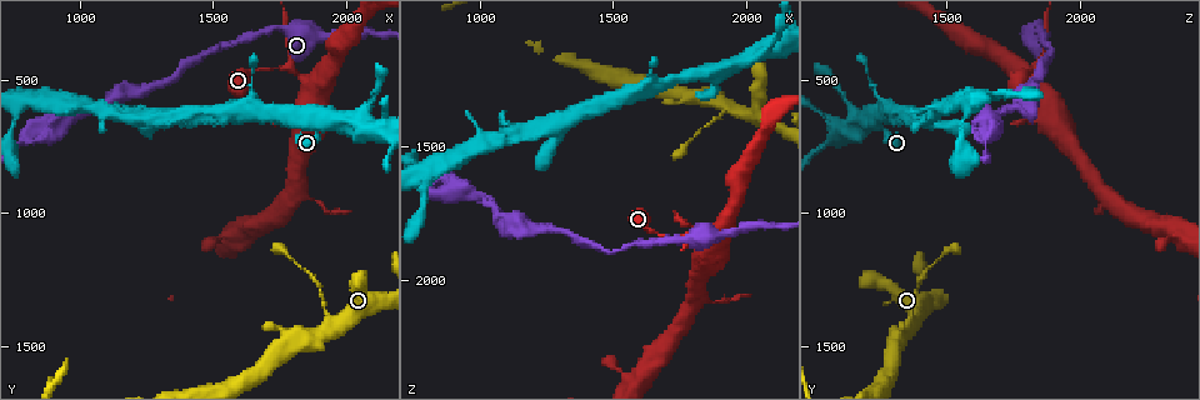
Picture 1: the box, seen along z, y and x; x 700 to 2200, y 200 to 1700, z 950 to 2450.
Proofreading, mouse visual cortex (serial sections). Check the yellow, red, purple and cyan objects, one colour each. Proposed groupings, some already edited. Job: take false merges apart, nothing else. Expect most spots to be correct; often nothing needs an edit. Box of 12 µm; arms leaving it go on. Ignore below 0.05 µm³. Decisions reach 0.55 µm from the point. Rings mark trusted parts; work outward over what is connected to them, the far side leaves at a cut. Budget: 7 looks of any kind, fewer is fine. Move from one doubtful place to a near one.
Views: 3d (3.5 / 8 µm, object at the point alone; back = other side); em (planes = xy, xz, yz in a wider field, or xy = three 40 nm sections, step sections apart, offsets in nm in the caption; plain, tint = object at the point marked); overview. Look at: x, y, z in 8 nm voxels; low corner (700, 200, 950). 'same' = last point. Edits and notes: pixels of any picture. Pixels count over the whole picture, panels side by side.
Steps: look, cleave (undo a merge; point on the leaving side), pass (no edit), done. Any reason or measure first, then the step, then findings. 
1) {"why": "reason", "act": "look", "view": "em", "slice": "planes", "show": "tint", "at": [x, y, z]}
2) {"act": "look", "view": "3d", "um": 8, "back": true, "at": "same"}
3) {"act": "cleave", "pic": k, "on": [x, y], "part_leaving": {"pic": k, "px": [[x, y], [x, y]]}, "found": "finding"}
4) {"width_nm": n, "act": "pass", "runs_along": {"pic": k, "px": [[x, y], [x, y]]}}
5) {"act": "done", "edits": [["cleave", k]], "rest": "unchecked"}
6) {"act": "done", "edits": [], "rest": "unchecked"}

{"why": "arms part here", "act": "look", "view": "3d", "um": 3.5, "at": [1710, 630, 1270]}

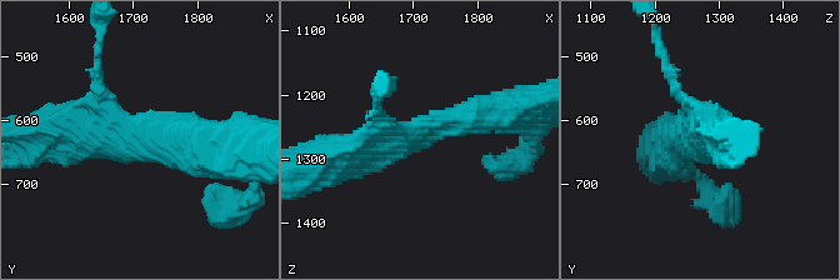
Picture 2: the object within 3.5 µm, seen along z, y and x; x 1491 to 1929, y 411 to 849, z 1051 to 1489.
{"act": "look", "view": "em", "slice": "planes", "show": "tint", "at": [1705, 635, 1265]}

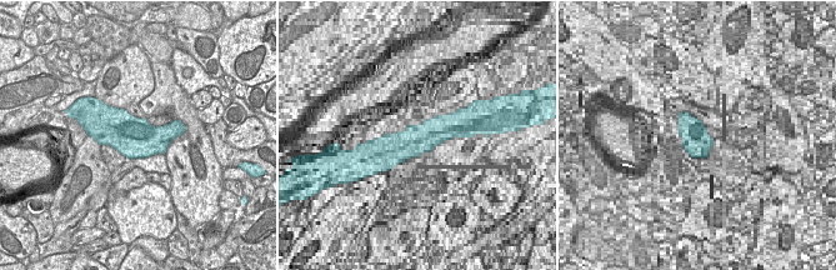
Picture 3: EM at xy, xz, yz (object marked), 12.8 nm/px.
{"act": "look", "view": "em", "slice": "xy", "step": 2, "show": "tint", "at": "same"}

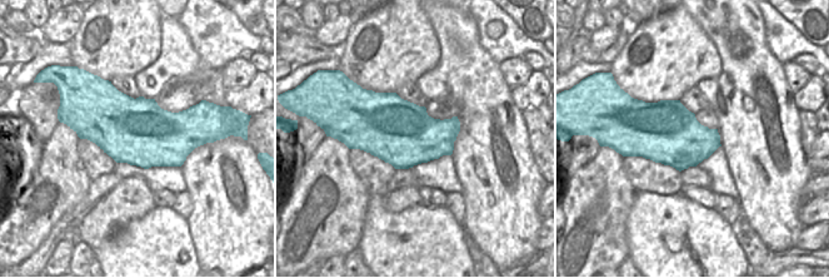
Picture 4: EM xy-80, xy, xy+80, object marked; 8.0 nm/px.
{"act": "pass", "runs_along": {"pic": 2, "px": [[489, 113], [443, 121], [340, 160]]}, "found": "one cell here"}

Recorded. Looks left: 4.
{"why": "a fork", "act": "look", "view": "3d", "um": 3.5, "at": [1790, 460, 1830]}

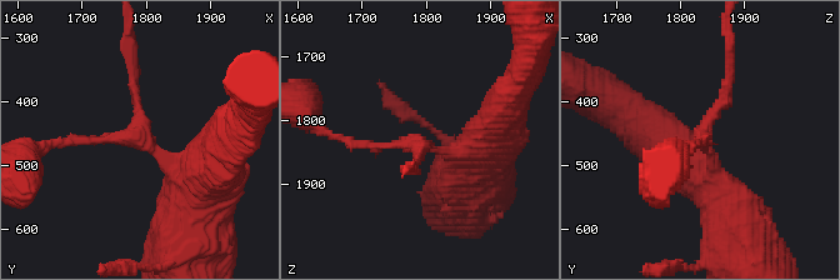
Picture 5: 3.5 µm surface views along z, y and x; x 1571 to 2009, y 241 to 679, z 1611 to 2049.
{"arms": 3, "arm_widths_nm": [100, 150, 250], "act": "look", "view": "em", "slice": "xy", "step": 2, "show": "tint", "at": [1780, 460, 1835]}

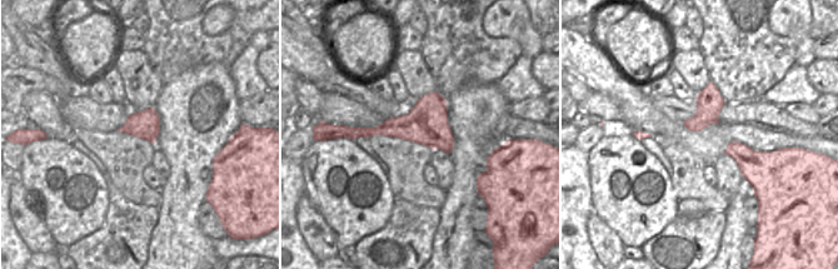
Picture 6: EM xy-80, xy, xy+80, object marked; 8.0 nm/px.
{"act": "pass", "runs_along": {"pic": 5, "px": [[54, 144], [135, 136], [189, 198]]}, "found": "one cell here"}

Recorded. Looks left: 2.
{"why": "narrows sharply", "act": "look", "view": "3d", "um": 3.5, "at": [1920, 1320, 1380]}

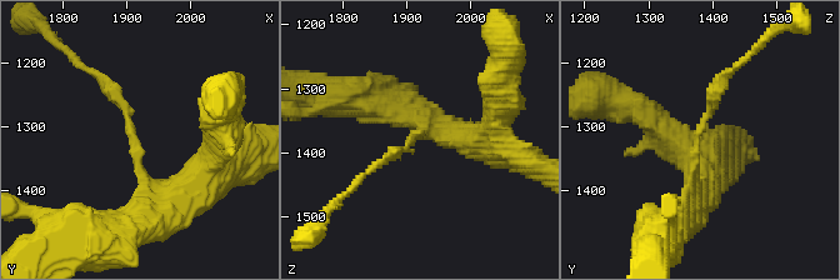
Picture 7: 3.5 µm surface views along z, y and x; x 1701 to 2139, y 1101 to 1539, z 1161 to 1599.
{"arm_widths_nm": [150, 300], "why": "now the EM", "act": "look", "view": "em", "slice": "xy", "step": 2, "show": "tint", "at": [1920, 1315, 1370]}

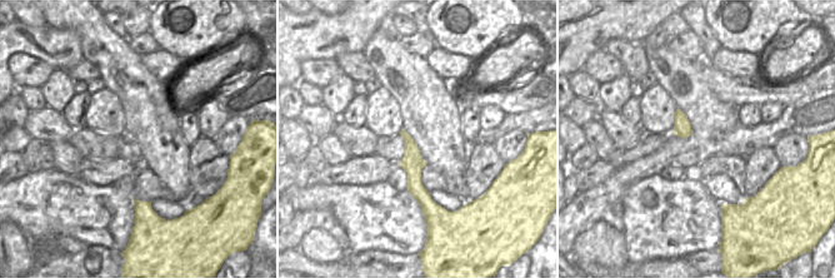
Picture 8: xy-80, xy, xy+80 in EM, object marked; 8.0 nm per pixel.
{"act": "pass", "found": "all the same cell"}

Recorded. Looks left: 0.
{"act": "done", "edits": [], "rest": "unchecked"}

